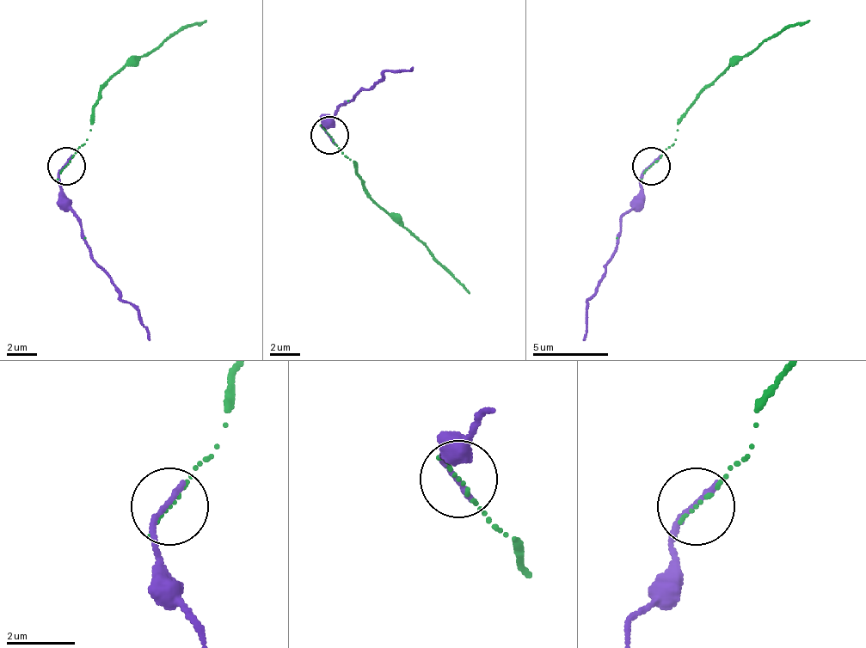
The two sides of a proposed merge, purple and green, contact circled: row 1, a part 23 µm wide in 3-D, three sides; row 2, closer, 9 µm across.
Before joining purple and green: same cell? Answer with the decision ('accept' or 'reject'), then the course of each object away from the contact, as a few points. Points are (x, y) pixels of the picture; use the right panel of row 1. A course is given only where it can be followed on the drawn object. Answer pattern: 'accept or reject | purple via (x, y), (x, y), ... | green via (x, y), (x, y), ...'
accept | purple via (650, 167), (642, 174), (642, 193), (619, 220), (616, 253), (586, 299), (581, 341) | green via (650, 167), (676, 140), (676, 121), (699, 94), (733, 64), (808, 19)

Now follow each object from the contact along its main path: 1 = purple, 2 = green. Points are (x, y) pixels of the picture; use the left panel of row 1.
1: (67, 167), (59, 174), (59, 193), (82, 220), (89, 253), (150, 341)
2: (67, 167), (86, 140), (97, 94), (127, 64), (207, 19)

